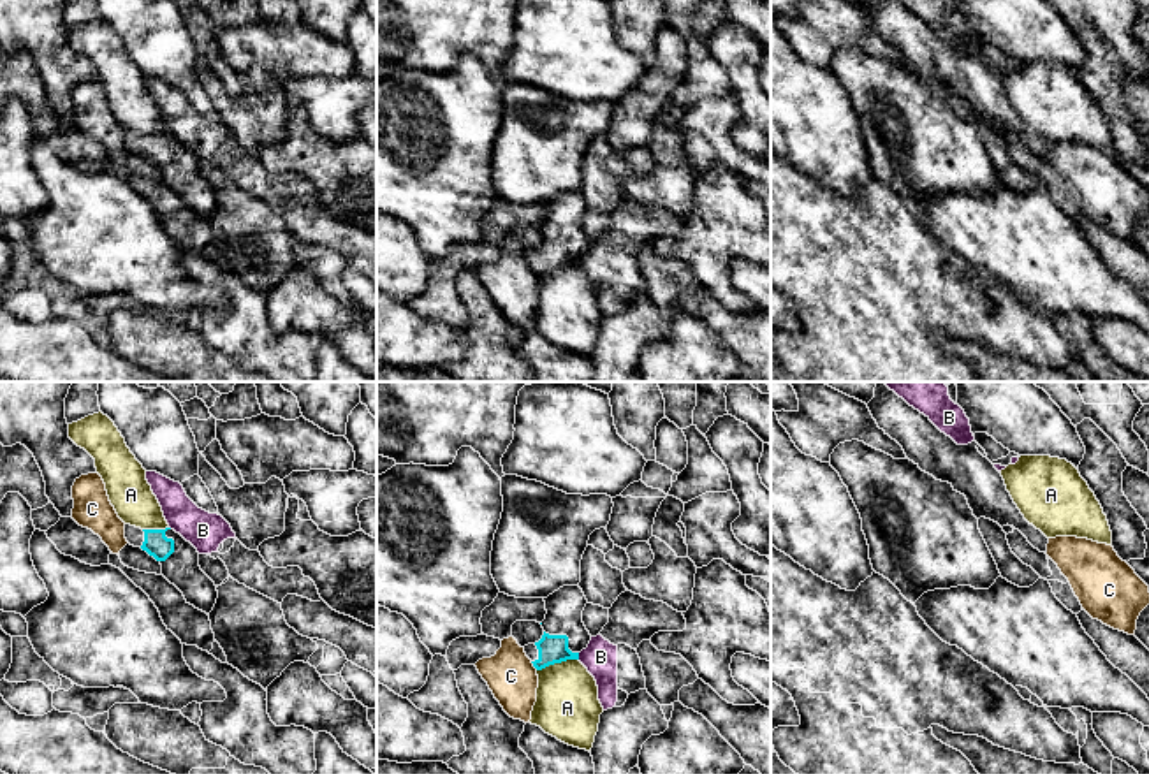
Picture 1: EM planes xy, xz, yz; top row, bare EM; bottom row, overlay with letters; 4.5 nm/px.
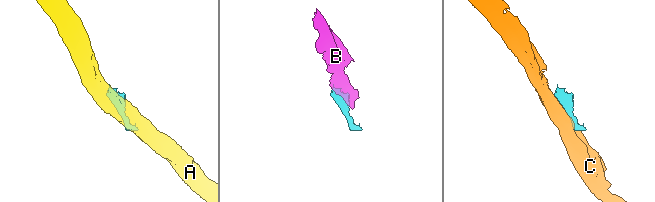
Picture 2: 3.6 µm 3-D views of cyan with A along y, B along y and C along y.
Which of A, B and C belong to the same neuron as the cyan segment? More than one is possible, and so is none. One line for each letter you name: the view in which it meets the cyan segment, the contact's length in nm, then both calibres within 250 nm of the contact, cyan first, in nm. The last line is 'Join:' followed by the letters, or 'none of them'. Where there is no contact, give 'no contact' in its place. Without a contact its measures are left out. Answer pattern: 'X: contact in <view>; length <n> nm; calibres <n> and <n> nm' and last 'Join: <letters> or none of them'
Join: none of them

